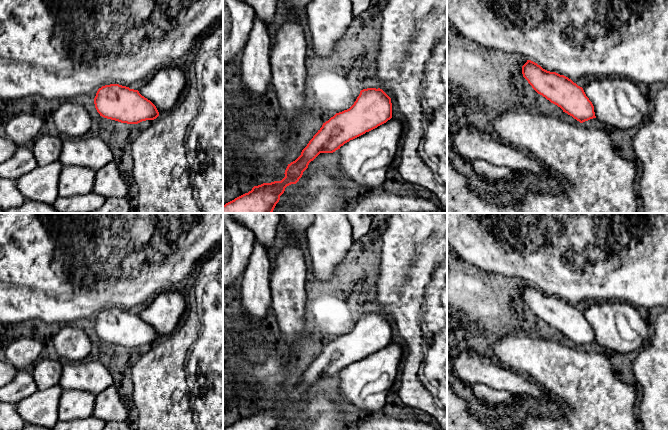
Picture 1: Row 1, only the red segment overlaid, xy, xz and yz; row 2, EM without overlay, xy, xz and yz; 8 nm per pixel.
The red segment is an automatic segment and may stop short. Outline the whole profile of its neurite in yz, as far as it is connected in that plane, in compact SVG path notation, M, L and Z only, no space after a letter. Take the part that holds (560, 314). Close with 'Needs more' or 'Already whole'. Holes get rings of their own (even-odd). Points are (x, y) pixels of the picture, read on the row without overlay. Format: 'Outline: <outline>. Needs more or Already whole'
Outline: M531 284L522 290L522 298L538 318L580 347L596 342L594 330L583 312L568 301L547 295Z. Already whole

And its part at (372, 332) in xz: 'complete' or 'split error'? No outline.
complete

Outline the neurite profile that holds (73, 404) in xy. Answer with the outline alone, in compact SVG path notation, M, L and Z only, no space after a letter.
M63 390L59 399L59 421L72 421L91 416L95 397L81 390Z

